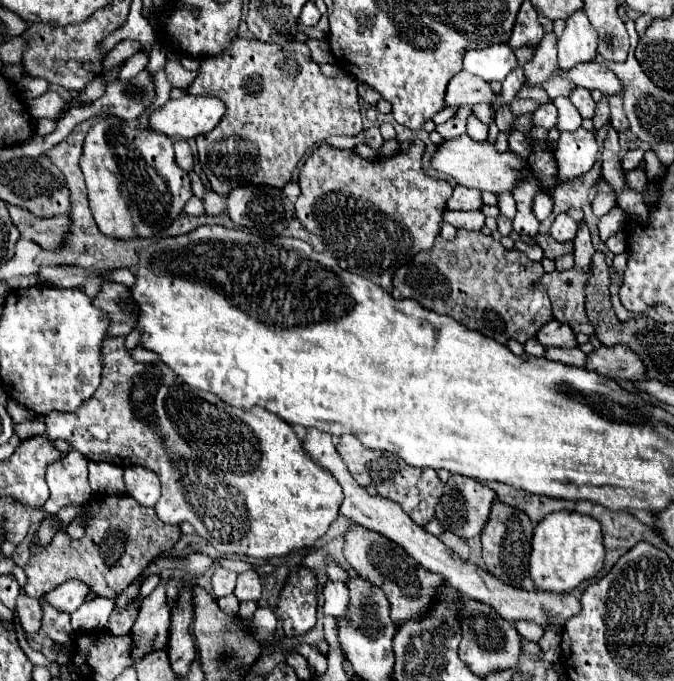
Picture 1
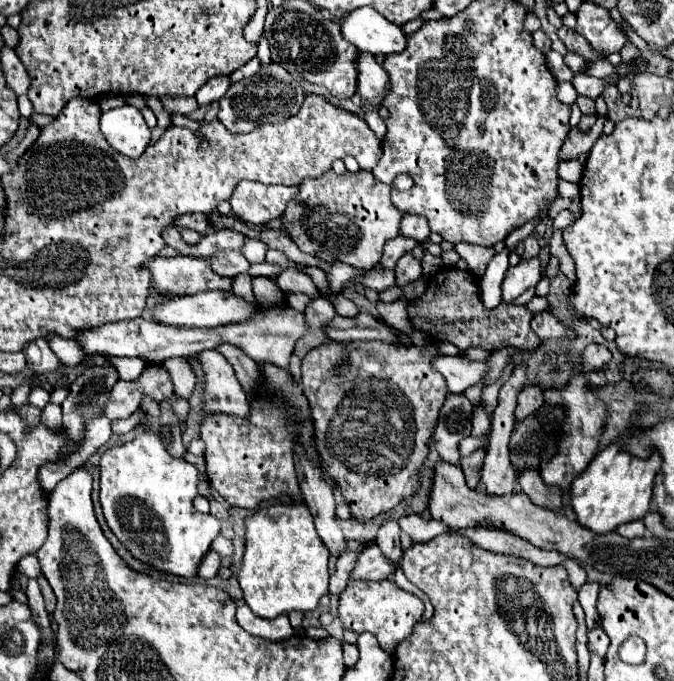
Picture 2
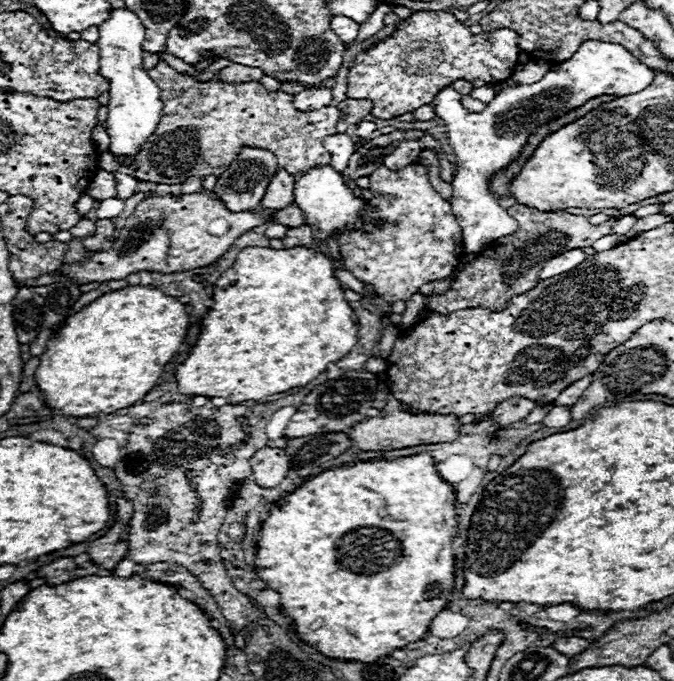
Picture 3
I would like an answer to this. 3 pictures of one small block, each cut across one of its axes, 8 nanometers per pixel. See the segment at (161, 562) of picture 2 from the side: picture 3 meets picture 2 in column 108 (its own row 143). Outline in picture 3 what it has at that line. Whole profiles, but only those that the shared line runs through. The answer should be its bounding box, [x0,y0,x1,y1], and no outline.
[430,40,654,252]

